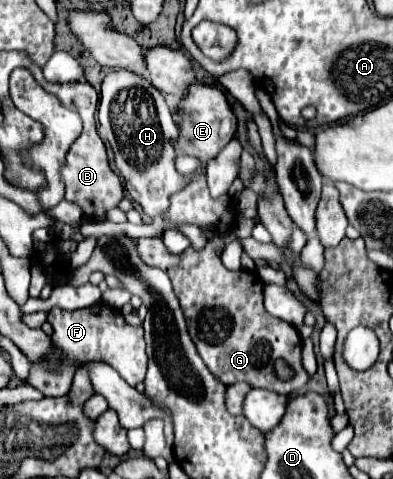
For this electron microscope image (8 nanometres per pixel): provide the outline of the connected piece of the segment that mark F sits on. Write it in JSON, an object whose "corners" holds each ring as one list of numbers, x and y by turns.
{"corners":[[93,305,77,311,51,309,47,321,53,325,53,343,59,345,67,361,103,361,109,363,131,387,145,379,147,371,147,355,143,341,143,327,133,327,125,321,121,311,109,305]]}

